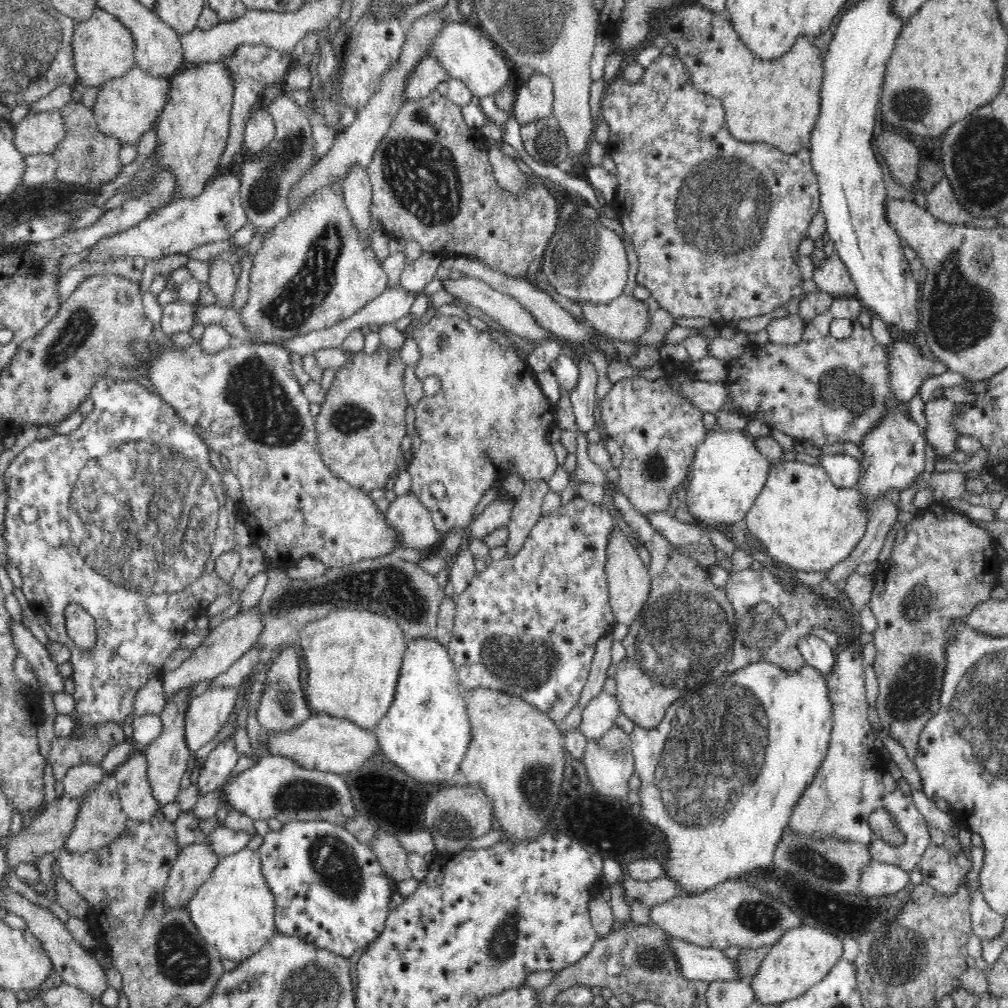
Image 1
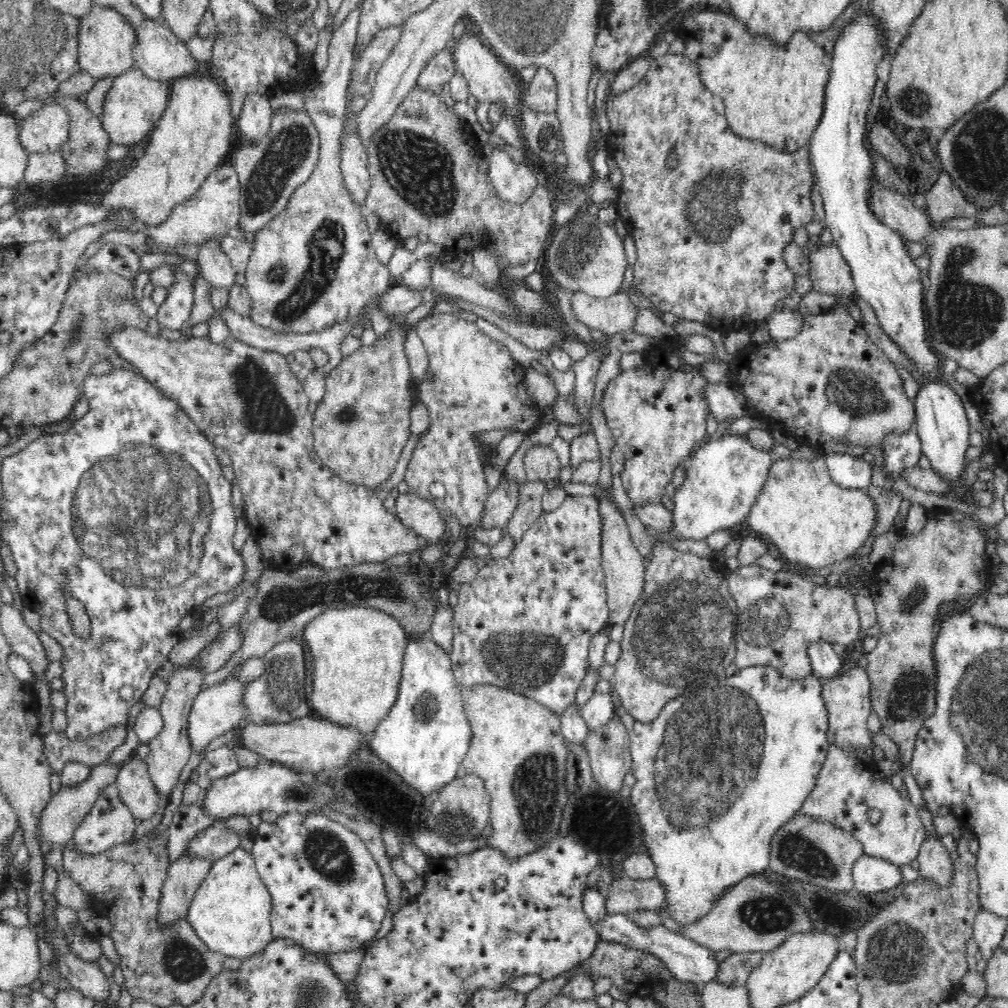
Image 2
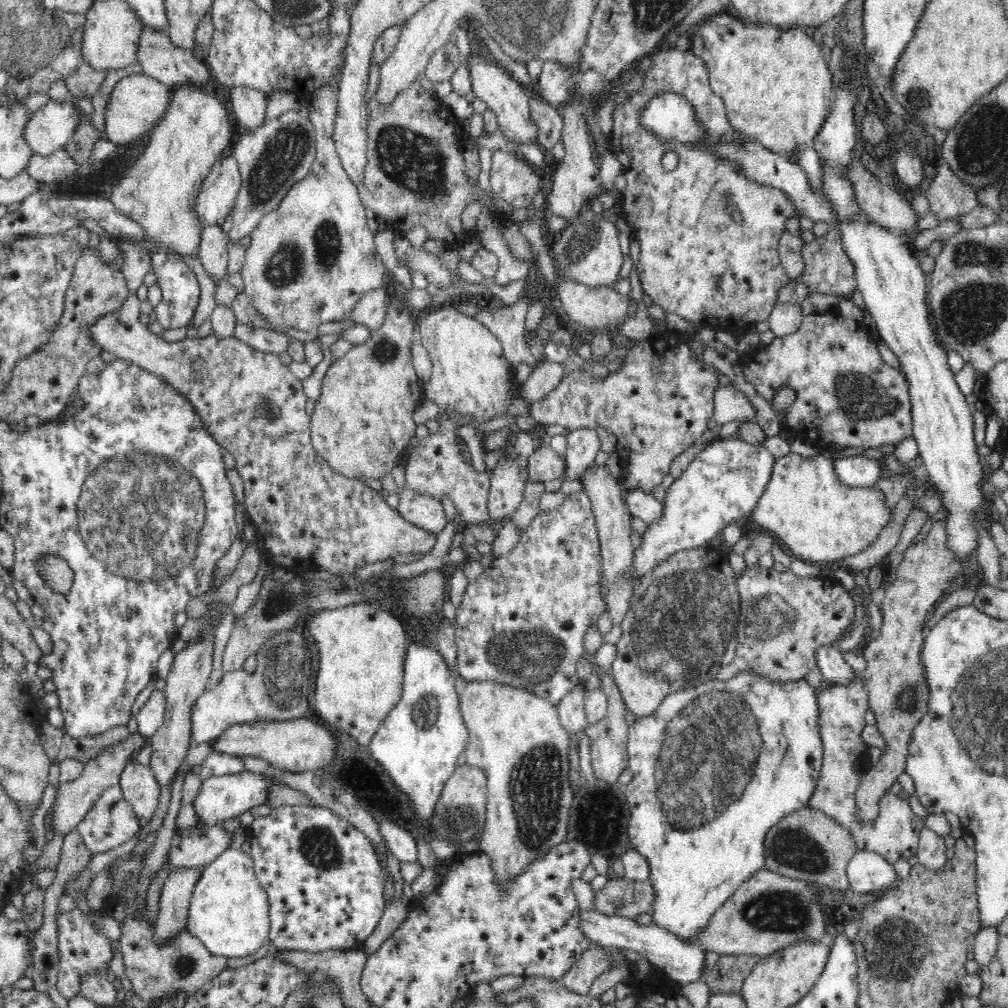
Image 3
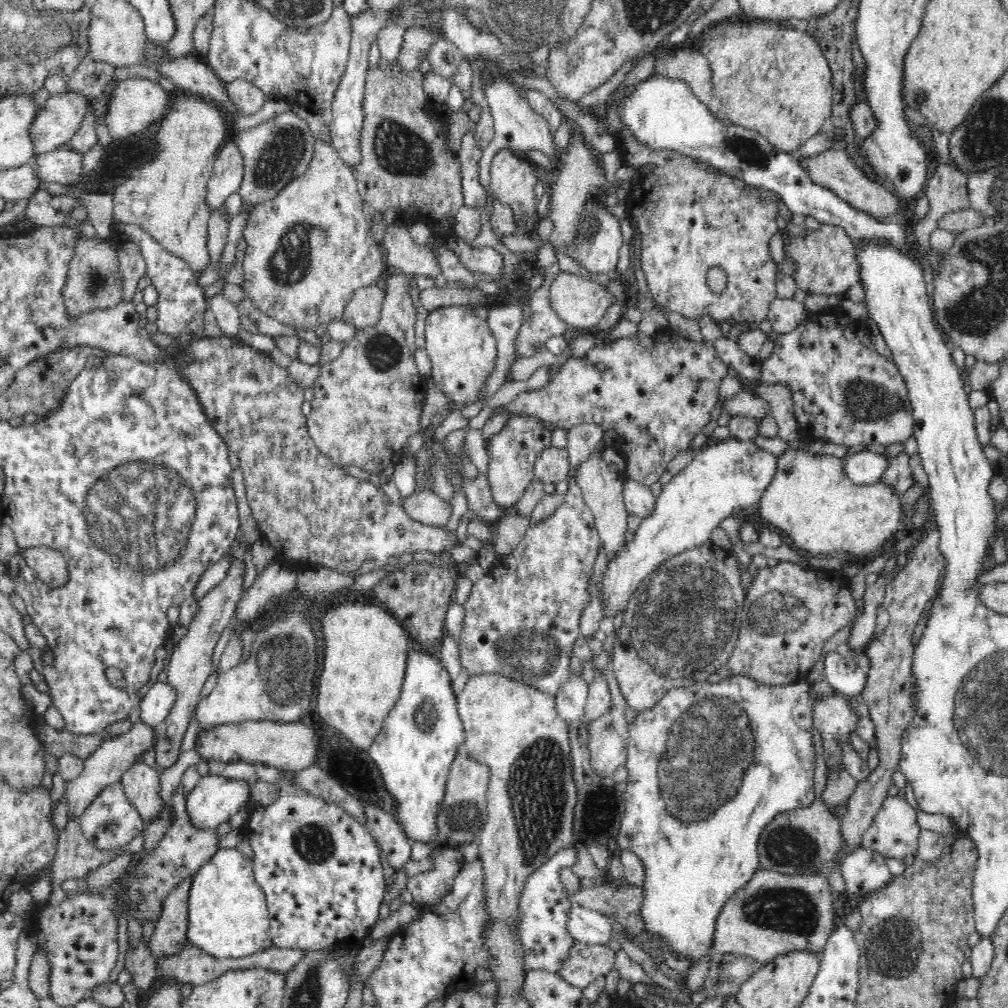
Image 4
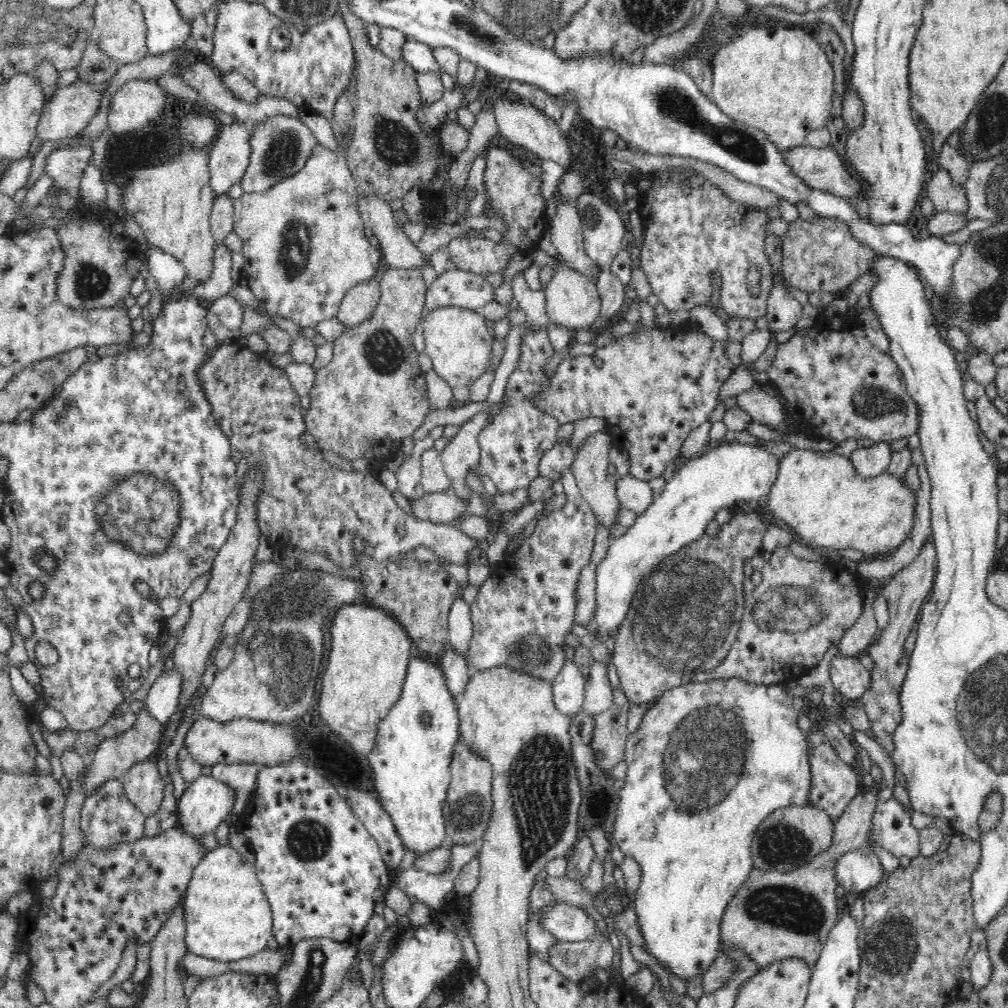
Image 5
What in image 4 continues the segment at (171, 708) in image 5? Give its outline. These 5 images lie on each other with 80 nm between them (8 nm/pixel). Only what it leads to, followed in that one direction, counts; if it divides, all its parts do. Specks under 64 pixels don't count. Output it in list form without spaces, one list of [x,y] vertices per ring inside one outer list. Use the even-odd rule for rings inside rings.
[[[158,682],[146,692],[140,703],[140,718],[148,726],[160,726],[176,702],[175,690],[168,684]]]

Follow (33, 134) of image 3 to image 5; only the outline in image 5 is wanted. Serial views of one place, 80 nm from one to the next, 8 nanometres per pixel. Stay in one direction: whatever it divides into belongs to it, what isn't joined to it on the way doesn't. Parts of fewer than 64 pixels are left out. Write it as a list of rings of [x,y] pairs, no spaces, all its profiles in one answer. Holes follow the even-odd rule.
[[[76,81],[69,86],[56,89],[54,95],[47,99],[47,103],[44,105],[35,135],[43,143],[64,140],[64,138],[80,133],[89,125],[90,119],[99,109],[100,99],[104,96],[104,92],[108,90],[108,86],[110,86],[110,81],[102,85],[88,85],[88,83]]]

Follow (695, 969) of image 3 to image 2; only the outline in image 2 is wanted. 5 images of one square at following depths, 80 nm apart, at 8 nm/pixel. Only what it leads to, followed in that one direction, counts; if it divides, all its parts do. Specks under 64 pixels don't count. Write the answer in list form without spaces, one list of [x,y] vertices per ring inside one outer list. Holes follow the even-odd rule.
[[[623,914],[608,915],[592,923],[594,932],[602,943],[622,944],[626,948],[640,952],[648,952],[653,958],[660,959],[667,971],[674,979],[682,983],[706,984],[717,978],[720,964],[716,960],[715,952],[697,944],[691,939],[671,932],[663,925],[651,929],[639,928],[631,916]]]

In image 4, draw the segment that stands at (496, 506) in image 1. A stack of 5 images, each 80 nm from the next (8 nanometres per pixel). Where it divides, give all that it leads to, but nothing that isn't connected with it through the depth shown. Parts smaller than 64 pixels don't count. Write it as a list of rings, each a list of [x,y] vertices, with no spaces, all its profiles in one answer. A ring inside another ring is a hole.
[[[528,415],[528,418],[524,416],[516,416],[508,422],[508,426],[496,434],[488,446],[488,455],[489,455],[489,466],[487,471],[487,478],[489,479],[491,487],[491,496],[496,501],[496,505],[500,508],[514,508],[518,500],[524,494],[525,489],[530,485],[530,482],[533,482],[533,473],[535,464],[539,460],[540,454],[542,454],[542,448],[546,449],[546,446],[550,446],[550,430],[546,430],[544,426],[540,426],[540,418],[532,415]]]

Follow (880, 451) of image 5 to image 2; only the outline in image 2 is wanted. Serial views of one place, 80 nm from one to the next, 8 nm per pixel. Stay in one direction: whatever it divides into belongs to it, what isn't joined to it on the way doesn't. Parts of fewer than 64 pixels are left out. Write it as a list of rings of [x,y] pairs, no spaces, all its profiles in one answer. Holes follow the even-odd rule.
[[[846,454],[826,455],[828,471],[832,480],[841,488],[869,490],[872,480],[872,464],[860,457]]]

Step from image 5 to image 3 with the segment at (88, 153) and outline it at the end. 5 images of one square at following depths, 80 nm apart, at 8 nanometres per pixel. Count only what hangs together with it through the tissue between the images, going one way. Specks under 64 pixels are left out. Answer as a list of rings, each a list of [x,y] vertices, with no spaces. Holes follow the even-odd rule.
[[[62,148],[46,156],[33,153],[26,169],[43,185],[46,182],[58,183],[78,173],[80,168],[74,157]]]

